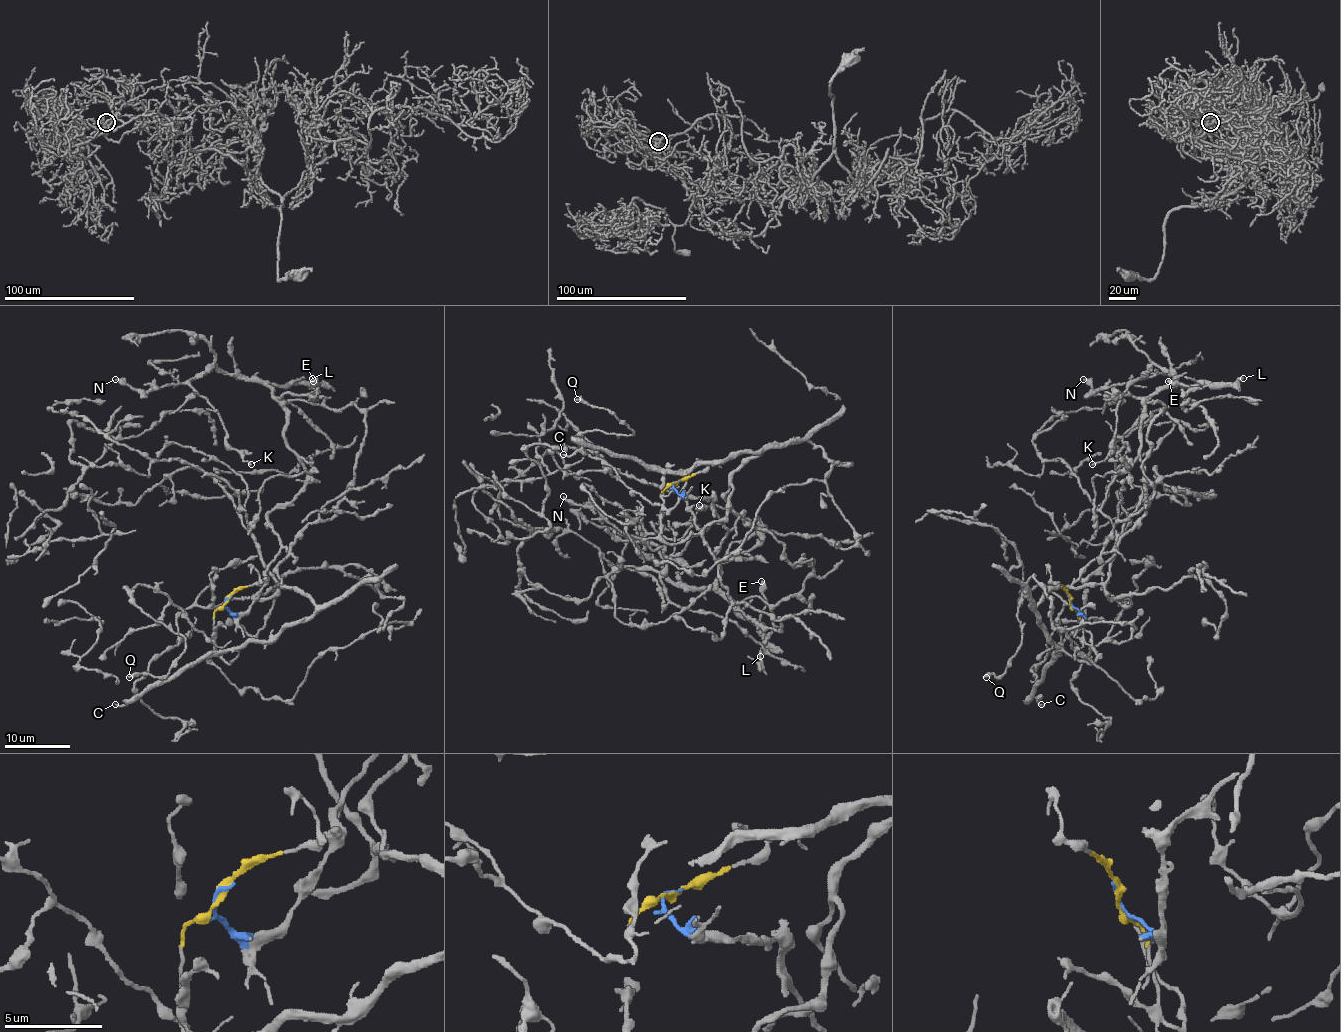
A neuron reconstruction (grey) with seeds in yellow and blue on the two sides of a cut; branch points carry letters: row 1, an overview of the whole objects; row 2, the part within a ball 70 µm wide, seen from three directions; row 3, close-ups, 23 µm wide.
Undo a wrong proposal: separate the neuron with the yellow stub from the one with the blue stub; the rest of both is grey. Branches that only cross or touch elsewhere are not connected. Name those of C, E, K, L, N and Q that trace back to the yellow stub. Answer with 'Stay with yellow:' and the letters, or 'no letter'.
Stay with yellow: C, Q

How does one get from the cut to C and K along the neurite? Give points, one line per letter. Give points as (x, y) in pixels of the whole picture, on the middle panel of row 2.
C: (675, 482), (662, 492), (667, 508), (677, 503), (687, 480), (680, 472), (655, 470), (589, 446), (563, 454)
K: (675, 482), (728, 528), (718, 559), (754, 558), (682, 586), (637, 543), (698, 505)

